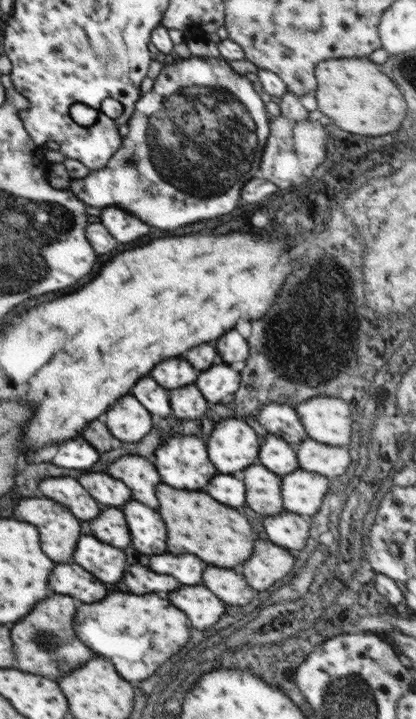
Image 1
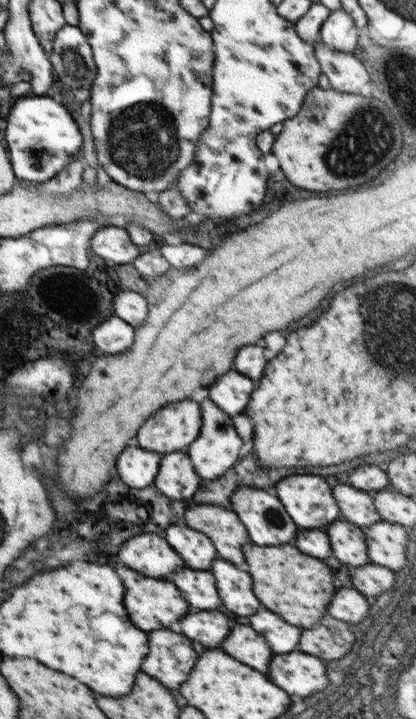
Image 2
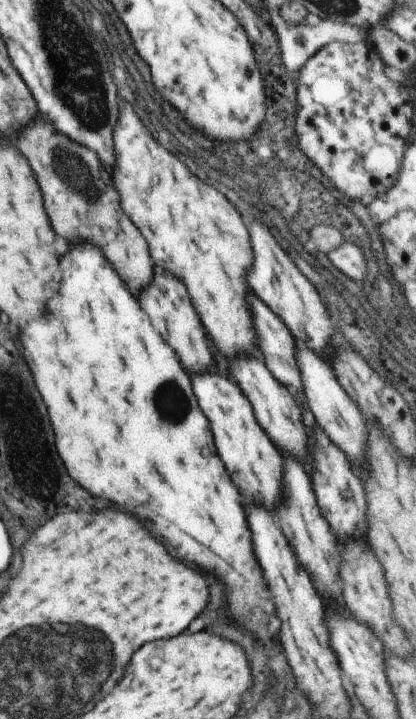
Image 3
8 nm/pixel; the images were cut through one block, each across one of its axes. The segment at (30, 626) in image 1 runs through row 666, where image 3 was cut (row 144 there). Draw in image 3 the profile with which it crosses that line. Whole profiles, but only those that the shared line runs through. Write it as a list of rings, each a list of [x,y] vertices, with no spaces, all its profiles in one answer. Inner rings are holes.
[[[37,116],[16,135],[15,145],[30,160],[32,172],[36,174],[36,180],[44,194],[44,206],[50,216],[50,224],[56,234],[60,234],[70,244],[90,242],[98,246],[112,268],[120,274],[132,296],[138,298],[154,278],[154,264],[148,254],[148,242],[122,210],[118,191],[112,186],[112,176],[106,170],[102,172],[99,156],[92,149],[61,135],[41,116]]]

